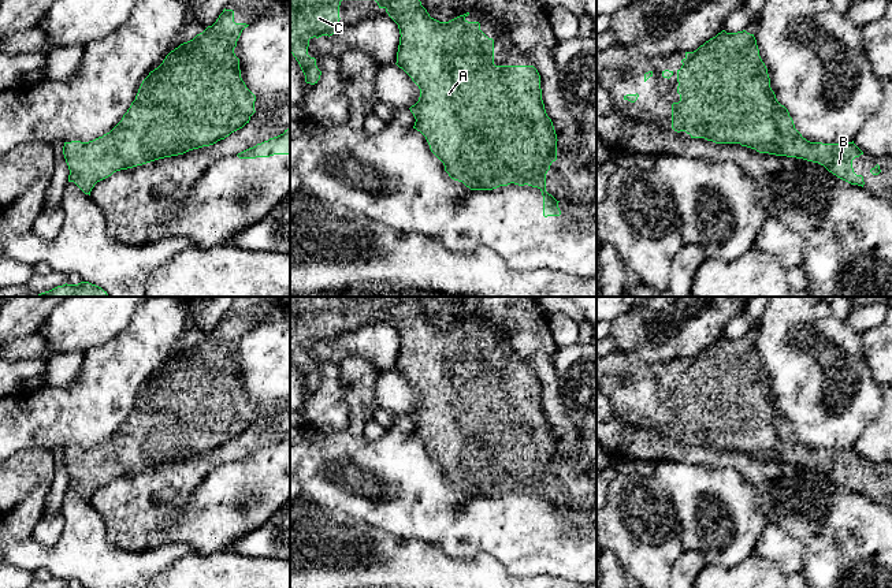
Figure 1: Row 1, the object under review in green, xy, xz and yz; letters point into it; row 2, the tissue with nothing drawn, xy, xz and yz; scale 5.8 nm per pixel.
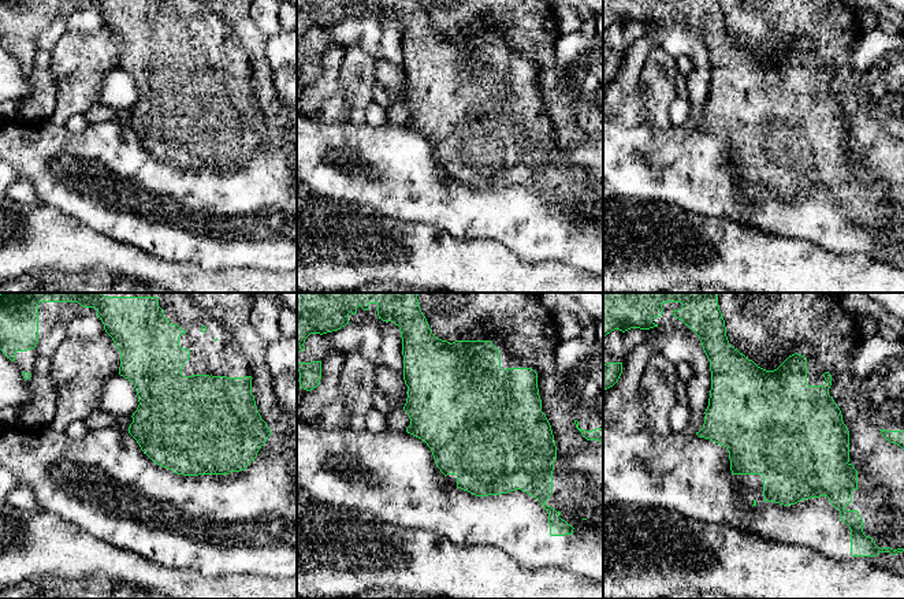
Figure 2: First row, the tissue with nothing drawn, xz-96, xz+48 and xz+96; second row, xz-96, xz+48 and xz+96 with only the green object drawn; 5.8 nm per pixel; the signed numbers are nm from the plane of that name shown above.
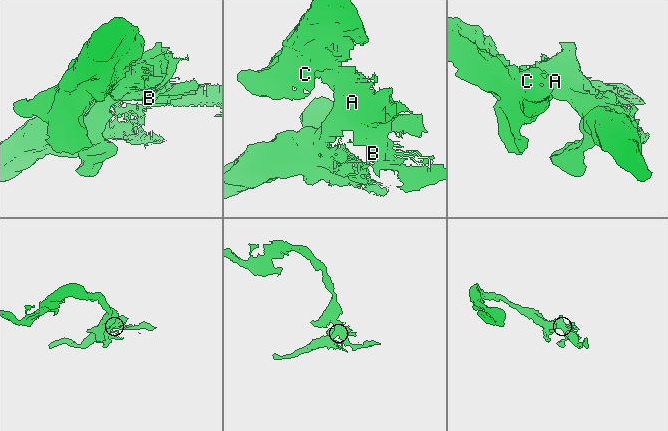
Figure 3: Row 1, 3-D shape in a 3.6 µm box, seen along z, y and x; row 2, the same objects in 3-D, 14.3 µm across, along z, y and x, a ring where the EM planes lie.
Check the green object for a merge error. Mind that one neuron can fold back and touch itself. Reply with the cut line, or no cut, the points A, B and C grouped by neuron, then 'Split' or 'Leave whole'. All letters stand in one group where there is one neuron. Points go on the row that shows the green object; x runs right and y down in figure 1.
No split. Groups: A B C. Leave whole

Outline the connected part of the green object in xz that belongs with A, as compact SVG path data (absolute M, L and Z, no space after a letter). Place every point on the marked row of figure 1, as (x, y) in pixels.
M375 0L398 25L399 45L397 66L420 89L419 101L409 109L431 152L443 163L445 171L454 181L471 190L493 190L510 183L538 187L543 196L543 216L560 216L558 202L546 191L546 174L557 160L557 134L542 100L540 75L534 66L495 66L494 40L488 38L479 22L468 22L469 12L449 22L430 16L420 0Z

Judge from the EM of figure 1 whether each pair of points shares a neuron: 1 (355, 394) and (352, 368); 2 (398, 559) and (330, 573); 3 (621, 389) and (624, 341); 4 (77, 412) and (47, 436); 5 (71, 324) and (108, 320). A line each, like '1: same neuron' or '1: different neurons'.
1: same neuron
2: same neuron
3: different neurons
4: same neuron
5: same neuron

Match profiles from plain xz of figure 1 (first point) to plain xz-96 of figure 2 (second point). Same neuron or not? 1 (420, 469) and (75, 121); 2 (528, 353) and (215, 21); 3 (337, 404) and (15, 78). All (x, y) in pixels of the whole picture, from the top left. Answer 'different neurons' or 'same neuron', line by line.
1: different neurons
2: different neurons
3: different neurons

